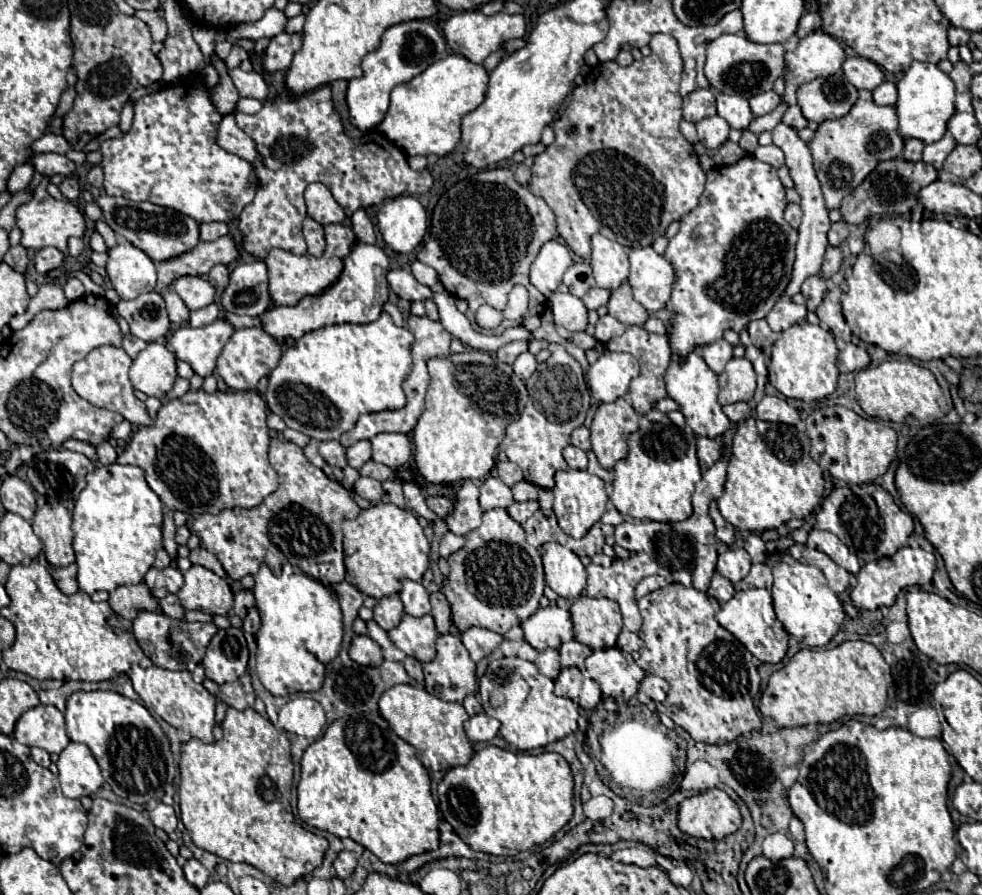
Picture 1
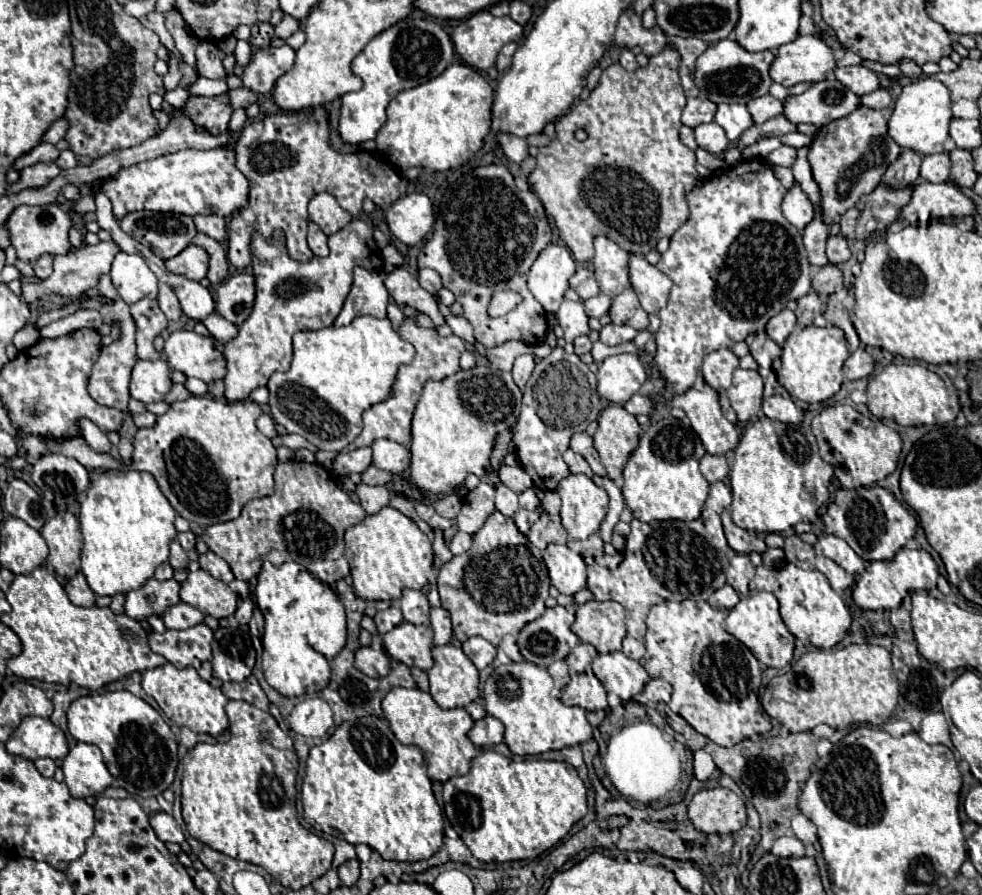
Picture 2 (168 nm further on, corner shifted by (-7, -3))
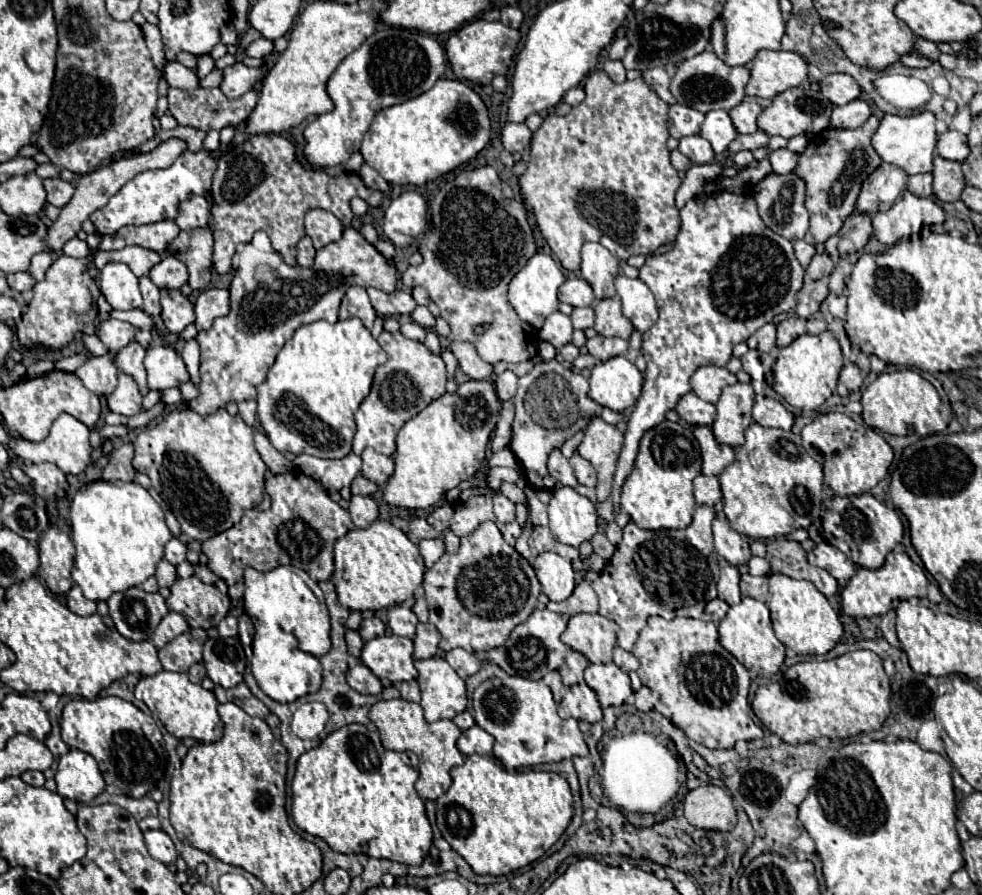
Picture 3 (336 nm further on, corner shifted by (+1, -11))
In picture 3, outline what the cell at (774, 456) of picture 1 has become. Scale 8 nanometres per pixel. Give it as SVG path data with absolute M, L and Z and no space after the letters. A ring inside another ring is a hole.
M753 422L745 430L745 444L735 448L735 462L719 474L719 482L723 490L723 510L731 528L751 540L769 540L787 536L797 528L809 528L821 514L823 466L805 452L801 436L781 428L765 428Z

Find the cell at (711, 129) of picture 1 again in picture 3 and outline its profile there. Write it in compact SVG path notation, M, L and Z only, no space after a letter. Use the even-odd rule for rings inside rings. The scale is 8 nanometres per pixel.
M695 134L695 136L687 136L679 140L679 152L685 154L693 164L711 164L715 158L715 152L711 150L711 144Z

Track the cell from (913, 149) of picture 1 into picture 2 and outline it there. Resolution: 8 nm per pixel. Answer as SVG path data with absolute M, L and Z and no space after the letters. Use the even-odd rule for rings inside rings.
M903 150L899 158L885 170L881 184L889 188L907 188L913 186L919 178L919 166L921 166L921 156L915 154L913 150Z

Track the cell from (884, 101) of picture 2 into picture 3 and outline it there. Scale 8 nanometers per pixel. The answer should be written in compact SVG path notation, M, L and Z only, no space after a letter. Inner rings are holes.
M853 100L845 106L835 106L831 114L831 128L857 128L871 116L865 100Z

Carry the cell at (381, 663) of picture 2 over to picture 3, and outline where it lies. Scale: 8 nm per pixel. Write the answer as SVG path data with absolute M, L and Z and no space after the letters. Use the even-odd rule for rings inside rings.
M359 662L357 666L347 670L347 682L353 690L357 690L361 694L379 694L383 688L379 678L367 666L363 666L363 662Z

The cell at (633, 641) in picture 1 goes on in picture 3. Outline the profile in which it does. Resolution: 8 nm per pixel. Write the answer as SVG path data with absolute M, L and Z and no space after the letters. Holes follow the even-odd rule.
M615 646L615 658L613 660L625 672L631 672L631 670L637 670L639 668L639 660L631 652L627 652L627 650L619 648L619 646Z

